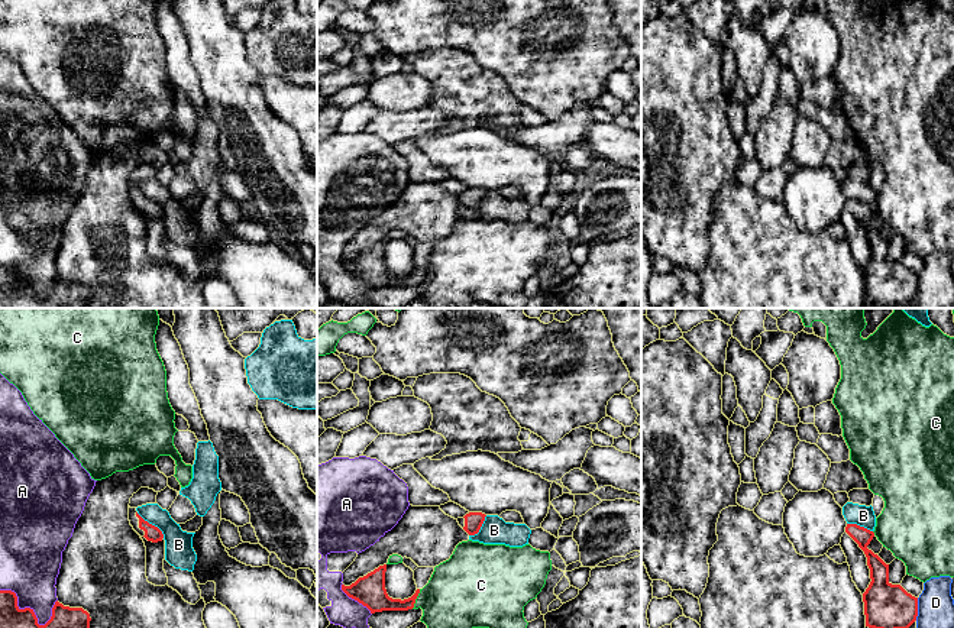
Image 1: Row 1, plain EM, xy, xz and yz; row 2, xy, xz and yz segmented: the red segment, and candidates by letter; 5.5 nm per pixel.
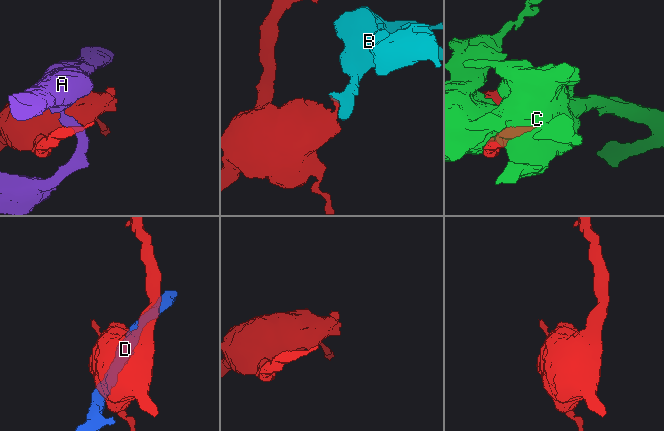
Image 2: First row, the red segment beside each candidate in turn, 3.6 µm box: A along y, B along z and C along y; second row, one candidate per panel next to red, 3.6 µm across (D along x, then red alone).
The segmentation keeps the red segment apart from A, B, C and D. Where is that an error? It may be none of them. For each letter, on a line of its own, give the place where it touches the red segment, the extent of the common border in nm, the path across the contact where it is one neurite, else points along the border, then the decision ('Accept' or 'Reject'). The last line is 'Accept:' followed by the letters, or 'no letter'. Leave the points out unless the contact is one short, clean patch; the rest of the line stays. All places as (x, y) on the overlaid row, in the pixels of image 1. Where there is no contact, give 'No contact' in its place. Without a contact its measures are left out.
A: Touches red at xy (25, 608). Shared border 340 nm. Reject
B: Touches red at xy (151, 524). Shared border 220 nm. Boundary: xy (136, 512), (154, 524), (164, 537). Reject
C: Touches red at xz (416, 598). Shared border 120 nm. Reject
D: Touches red at yz (917, 609). Shared border 130 nm. Reject
Accept: no letter

